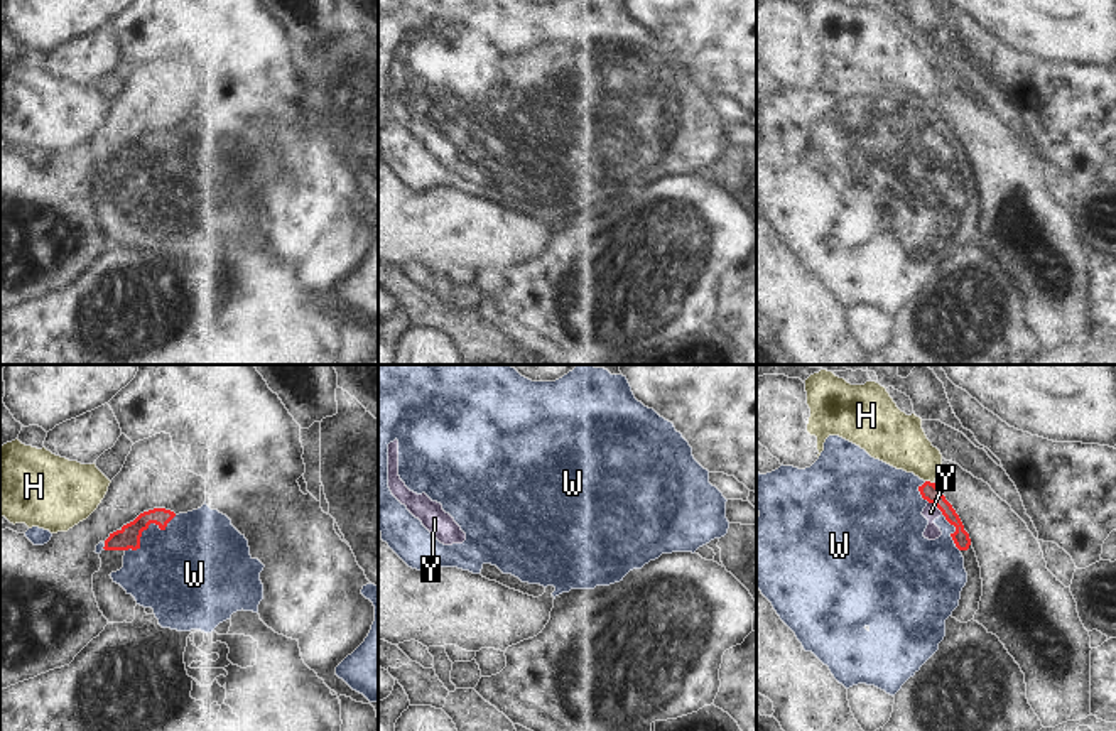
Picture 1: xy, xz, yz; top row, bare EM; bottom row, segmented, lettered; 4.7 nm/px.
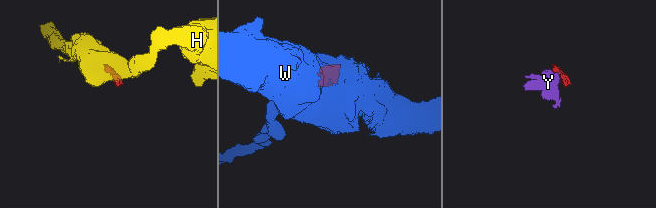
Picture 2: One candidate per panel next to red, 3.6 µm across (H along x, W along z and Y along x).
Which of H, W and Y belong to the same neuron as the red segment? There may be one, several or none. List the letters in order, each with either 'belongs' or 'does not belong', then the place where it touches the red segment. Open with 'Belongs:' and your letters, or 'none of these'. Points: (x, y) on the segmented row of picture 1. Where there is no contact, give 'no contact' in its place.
Belongs: none of these
H: does not belong; meets red in yz at (929, 481)
W: does not belong; meets red in xy at (146, 529)
Y: does not belong; meets red in yz at (936, 505)

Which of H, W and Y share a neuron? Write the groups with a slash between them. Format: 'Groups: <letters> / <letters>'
Groups: H / W Y

